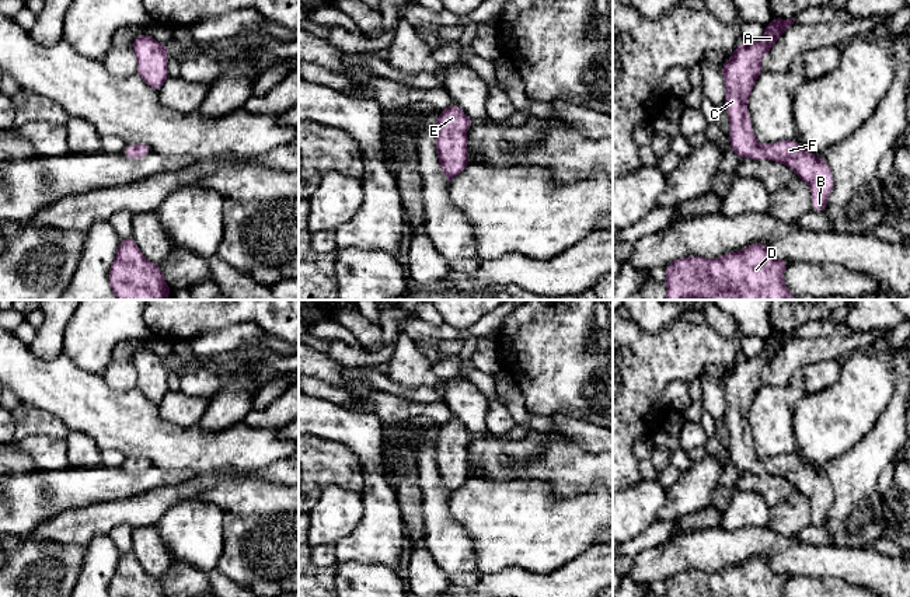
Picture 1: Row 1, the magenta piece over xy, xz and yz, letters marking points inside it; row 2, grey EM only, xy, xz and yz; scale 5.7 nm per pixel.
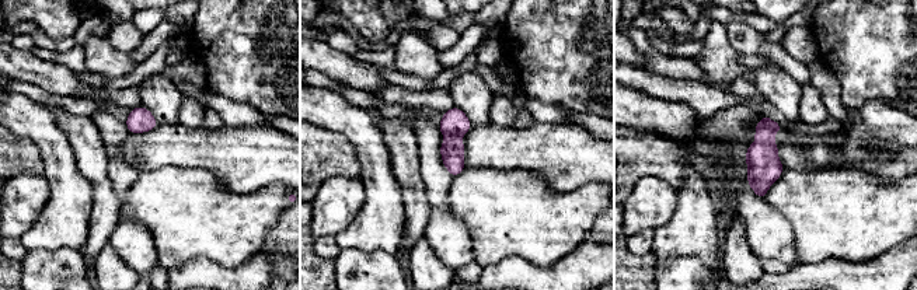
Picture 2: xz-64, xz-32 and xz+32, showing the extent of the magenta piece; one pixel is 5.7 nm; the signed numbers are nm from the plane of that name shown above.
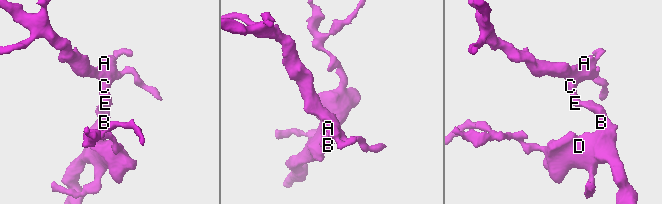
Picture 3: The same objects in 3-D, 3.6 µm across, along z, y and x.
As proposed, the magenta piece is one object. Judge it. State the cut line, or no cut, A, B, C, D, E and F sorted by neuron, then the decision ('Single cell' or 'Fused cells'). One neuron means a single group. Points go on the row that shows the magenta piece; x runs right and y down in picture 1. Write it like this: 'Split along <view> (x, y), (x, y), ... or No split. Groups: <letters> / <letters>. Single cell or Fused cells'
No split. Groups: A B C D E F. Single cell

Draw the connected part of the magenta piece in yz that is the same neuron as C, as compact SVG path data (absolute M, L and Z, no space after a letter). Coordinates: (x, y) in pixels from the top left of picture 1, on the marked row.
M775 17L766 25L760 41L736 45L731 59L722 63L726 97L724 105L729 115L731 150L740 158L771 160L789 167L803 179L812 192L813 210L823 213L833 189L833 175L824 161L805 150L794 140L759 144L749 118L747 101L761 70L761 57L775 45L778 38L795 22L794 18Z

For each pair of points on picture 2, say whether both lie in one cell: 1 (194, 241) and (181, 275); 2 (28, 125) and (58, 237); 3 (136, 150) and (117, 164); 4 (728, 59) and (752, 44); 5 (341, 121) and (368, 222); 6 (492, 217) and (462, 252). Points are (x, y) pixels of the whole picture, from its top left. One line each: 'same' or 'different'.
1: different
2: same
3: different
4: different
5: same
6: different

